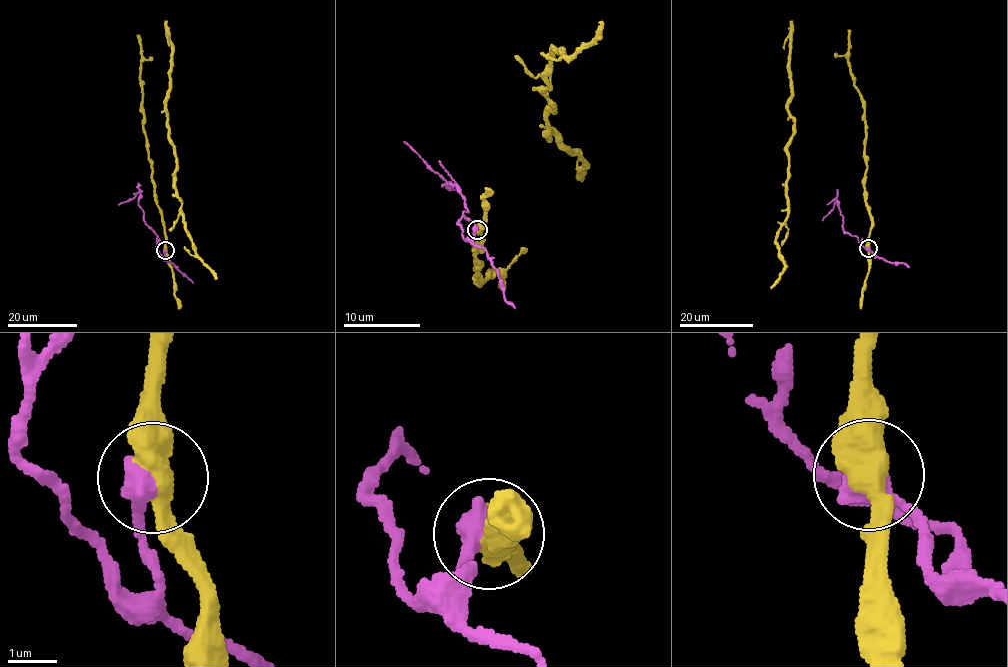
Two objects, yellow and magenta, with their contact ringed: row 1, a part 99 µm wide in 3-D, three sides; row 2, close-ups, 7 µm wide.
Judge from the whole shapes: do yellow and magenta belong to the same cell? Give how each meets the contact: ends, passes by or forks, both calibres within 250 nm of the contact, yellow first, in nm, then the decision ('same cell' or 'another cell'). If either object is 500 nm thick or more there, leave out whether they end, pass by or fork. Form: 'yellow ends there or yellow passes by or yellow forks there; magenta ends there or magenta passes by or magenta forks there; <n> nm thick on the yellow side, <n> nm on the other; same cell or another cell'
550 nm thick on the yellow side, 600 nm on the other; another cell

